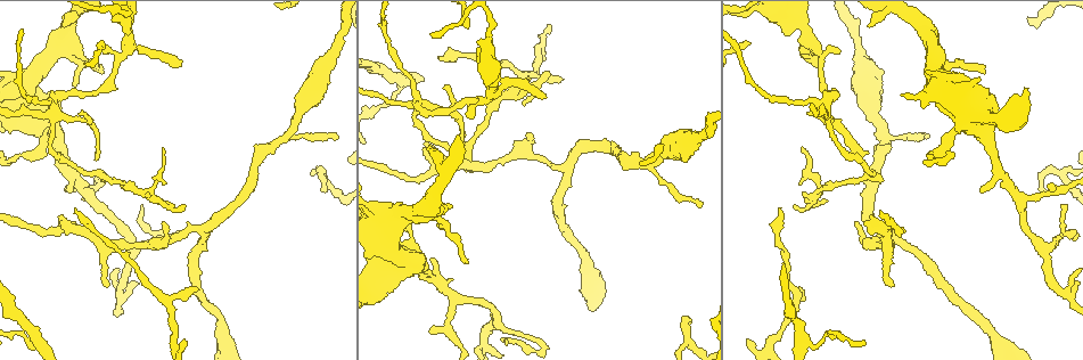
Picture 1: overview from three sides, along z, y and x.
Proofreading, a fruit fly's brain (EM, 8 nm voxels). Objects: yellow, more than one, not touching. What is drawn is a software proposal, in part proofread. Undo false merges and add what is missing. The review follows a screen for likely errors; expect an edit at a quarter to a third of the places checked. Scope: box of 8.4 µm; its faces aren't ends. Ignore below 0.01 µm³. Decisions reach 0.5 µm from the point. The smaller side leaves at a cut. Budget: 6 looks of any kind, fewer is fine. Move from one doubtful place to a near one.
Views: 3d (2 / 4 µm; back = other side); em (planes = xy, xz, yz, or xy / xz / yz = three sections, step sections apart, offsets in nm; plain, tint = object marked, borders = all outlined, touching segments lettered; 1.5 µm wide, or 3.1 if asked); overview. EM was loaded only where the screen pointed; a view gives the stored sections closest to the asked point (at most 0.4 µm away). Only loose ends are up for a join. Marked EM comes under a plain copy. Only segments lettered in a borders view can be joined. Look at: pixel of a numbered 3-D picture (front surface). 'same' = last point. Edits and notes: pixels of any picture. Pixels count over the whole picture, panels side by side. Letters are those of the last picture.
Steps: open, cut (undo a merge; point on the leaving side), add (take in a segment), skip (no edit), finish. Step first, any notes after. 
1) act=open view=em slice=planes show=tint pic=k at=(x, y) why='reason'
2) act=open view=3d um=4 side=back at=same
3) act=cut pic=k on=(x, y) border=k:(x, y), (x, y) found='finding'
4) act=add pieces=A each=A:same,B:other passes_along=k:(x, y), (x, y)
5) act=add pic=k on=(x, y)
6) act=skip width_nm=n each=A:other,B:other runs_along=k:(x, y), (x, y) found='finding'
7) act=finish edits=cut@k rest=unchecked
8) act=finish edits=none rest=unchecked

act=open view=em slice=yz step=8 show=tint pic=1 at=(545, 97) why='branch stops here'

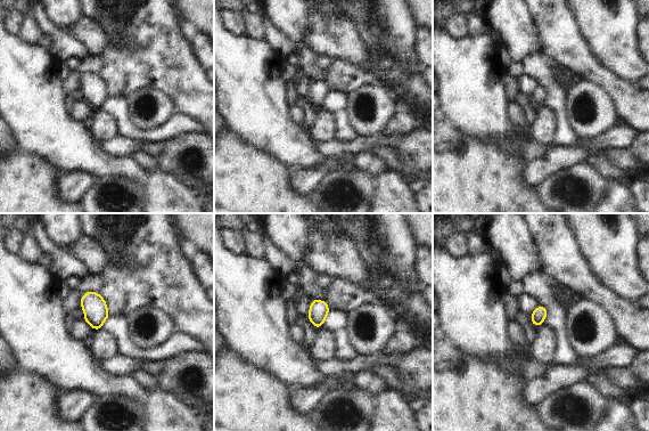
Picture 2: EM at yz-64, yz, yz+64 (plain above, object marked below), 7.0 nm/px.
act=open view=em slice=planes show=borders at=same

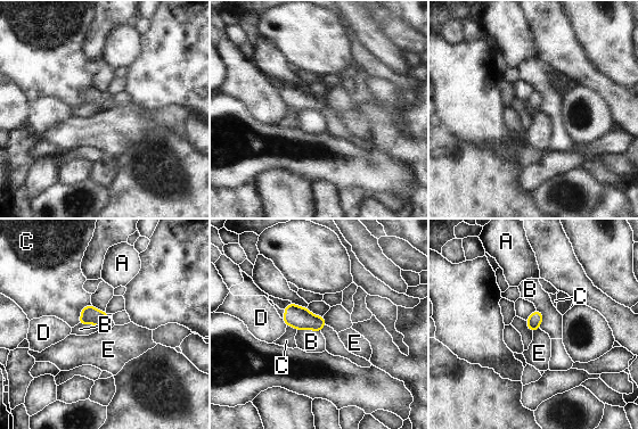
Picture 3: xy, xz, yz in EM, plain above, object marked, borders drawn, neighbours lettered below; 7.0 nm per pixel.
act=skip width_nm=100 each=A:other,B:other,C:other,D:other,E:other border=3:(297, 329), (320, 331) found='none of them fits'

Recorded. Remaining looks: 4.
act=open view=3d um=4 pic=1 at=(105, 285) why='free end'

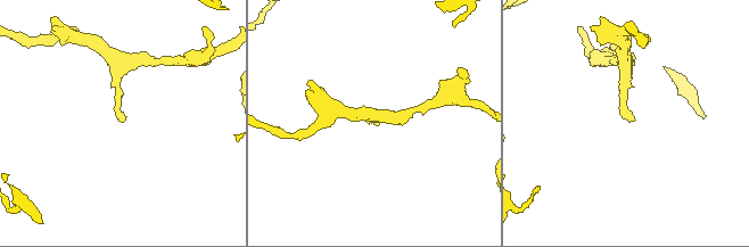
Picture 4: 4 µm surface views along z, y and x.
act=open view=em slice=planes show=borders pic=4 at=(119, 121)

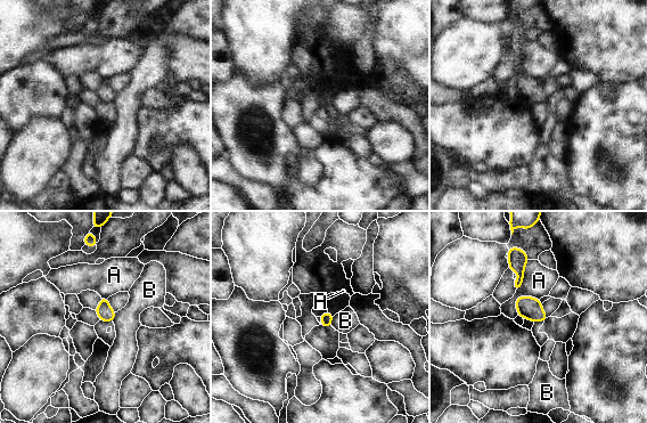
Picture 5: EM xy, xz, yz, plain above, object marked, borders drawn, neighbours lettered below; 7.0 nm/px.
act=skip each=A:other,B:other border=5:(334, 316), (330, 325) found='no lettered segment goes on from it'

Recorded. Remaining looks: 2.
act=open view=em slice=planes show=borders pic=1 at=(65, 186) why='branch stops here'

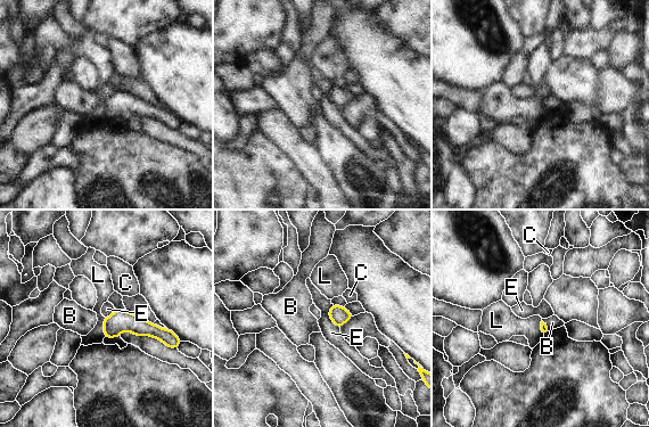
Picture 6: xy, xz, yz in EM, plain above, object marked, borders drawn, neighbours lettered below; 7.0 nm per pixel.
act=skip each=B:other,C:other,E:other,L:other border=6:(105, 318), (104, 336) found='no lettered segment goes on from it'

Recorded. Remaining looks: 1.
act=finish edits=none rest=unchecked

